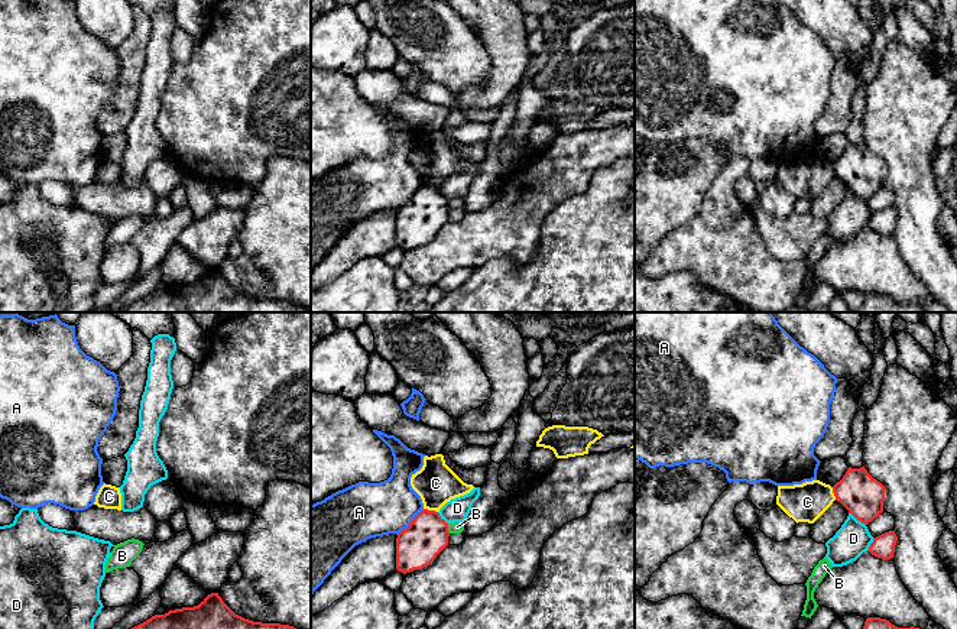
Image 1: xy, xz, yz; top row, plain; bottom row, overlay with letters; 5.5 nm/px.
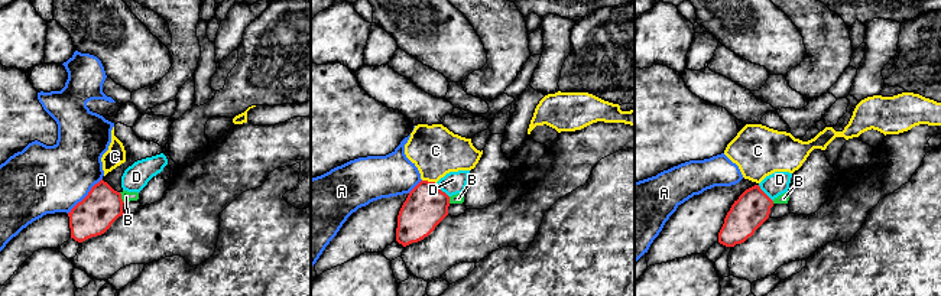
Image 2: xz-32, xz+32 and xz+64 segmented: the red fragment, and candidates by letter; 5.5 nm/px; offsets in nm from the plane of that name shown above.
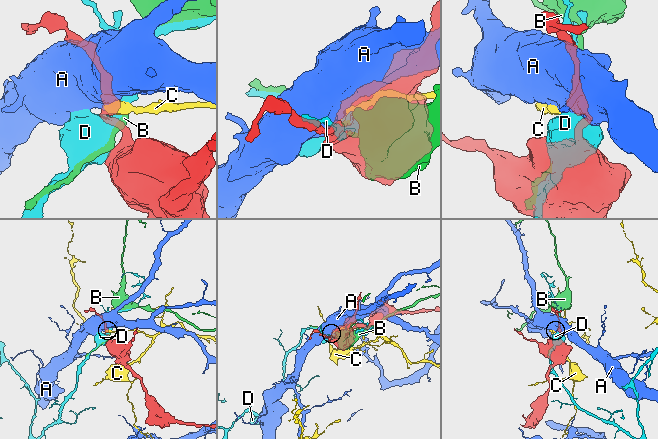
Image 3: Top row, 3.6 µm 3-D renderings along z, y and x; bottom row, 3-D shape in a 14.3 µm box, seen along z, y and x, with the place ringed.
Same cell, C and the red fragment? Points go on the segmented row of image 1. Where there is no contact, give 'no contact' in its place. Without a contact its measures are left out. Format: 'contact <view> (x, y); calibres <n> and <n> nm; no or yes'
contact xz (431, 511); calibres 240 and 220 nm; no

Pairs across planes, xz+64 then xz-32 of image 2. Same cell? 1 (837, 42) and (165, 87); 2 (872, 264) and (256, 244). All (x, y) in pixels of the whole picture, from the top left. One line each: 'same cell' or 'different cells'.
1: same cell
2: same cell

